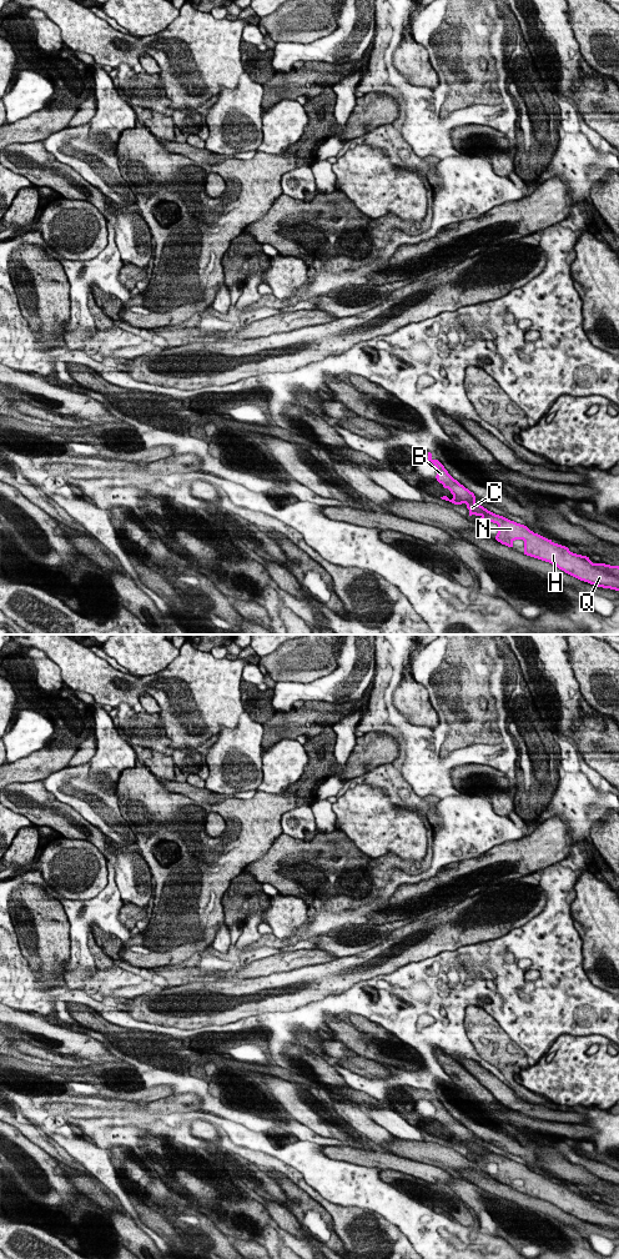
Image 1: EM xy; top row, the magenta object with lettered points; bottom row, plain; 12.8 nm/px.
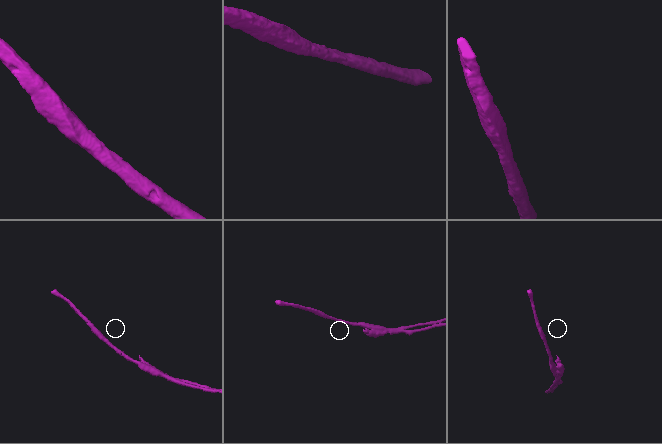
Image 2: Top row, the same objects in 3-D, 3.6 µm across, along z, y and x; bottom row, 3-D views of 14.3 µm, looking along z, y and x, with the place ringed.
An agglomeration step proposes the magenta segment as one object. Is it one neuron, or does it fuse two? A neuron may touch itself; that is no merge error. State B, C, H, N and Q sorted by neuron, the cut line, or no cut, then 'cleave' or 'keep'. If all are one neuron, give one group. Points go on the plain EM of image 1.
B C / H N Q | xy (593, 1203), (618, 1218) | cleave

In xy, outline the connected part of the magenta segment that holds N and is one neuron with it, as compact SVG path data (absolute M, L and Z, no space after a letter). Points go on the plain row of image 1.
M490 1150L482 1155L480 1160L498 1164L495 1179L502 1184L513 1187L515 1179L523 1179L524 1194L549 1202L580 1220L619 1230L619 1218L597 1208L589 1197L573 1193L568 1187L554 1183L552 1179L534 1173L527 1165Z

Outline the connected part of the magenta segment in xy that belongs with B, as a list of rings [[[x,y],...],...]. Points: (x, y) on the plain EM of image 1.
[[[428,1092],[428,1100],[431,1100],[437,1108],[437,1120],[453,1134],[452,1139],[447,1135],[441,1137],[442,1139],[449,1140],[454,1144],[465,1143],[469,1149],[469,1155],[485,1155],[488,1153],[487,1148],[475,1142],[474,1133],[454,1119],[438,1099],[433,1099],[431,1092]]]

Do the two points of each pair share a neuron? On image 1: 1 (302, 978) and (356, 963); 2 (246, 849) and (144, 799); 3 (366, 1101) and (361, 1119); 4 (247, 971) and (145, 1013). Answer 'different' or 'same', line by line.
1: same
2: same
3: different
4: different

